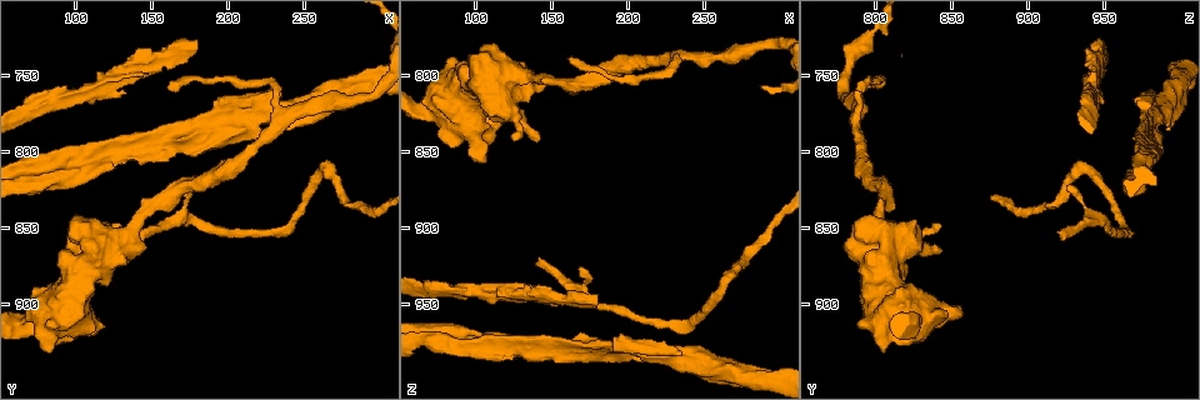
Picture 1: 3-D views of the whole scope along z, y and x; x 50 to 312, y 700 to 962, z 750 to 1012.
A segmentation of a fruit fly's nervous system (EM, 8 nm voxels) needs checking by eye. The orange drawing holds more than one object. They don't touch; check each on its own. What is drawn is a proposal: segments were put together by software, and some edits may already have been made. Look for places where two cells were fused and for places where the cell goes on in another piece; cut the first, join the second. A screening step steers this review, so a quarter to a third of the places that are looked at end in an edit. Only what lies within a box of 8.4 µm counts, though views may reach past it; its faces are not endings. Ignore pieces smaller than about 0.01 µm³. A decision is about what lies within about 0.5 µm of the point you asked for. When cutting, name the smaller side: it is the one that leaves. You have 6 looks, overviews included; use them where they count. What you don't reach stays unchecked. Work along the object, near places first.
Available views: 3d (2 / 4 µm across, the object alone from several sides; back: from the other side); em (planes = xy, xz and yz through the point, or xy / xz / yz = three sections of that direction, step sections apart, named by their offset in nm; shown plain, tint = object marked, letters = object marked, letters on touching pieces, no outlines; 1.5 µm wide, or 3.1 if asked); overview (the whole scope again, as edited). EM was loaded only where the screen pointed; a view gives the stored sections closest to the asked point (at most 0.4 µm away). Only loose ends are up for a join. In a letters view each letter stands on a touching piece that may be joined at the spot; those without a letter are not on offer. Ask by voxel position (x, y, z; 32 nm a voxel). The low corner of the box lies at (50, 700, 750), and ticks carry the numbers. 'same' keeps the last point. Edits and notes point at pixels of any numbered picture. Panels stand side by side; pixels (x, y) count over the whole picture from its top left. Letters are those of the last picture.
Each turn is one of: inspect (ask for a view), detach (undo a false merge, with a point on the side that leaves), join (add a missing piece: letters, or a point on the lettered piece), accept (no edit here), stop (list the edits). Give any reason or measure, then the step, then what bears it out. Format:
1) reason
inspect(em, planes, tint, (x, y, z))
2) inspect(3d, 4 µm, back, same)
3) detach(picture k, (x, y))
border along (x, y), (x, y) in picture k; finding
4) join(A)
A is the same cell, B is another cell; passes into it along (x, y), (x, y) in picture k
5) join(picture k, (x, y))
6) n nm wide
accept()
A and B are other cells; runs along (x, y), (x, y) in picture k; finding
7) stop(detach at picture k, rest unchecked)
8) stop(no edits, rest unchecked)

free end
inspect(em, planes, plain, (178, 726, 948))

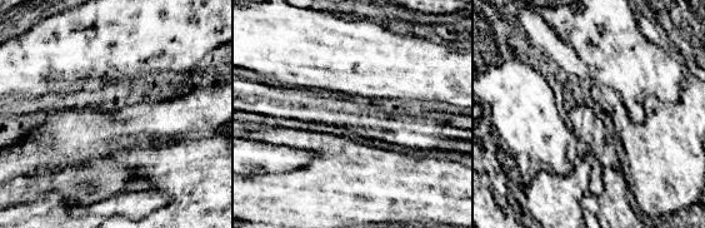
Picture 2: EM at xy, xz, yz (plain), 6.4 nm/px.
inspect(em, planes, letters, same)

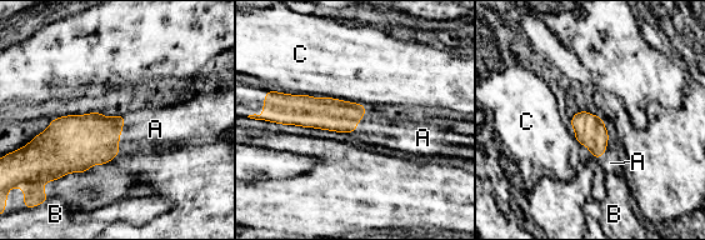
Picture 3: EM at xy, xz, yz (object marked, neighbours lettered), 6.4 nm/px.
200 nm wide
join(A)
A is the same cell, B and C are other cells; passes into it along (80, 141), (119, 139), (155, 129) in picture 3; the cell continues

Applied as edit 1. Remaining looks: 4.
inspect(overview)

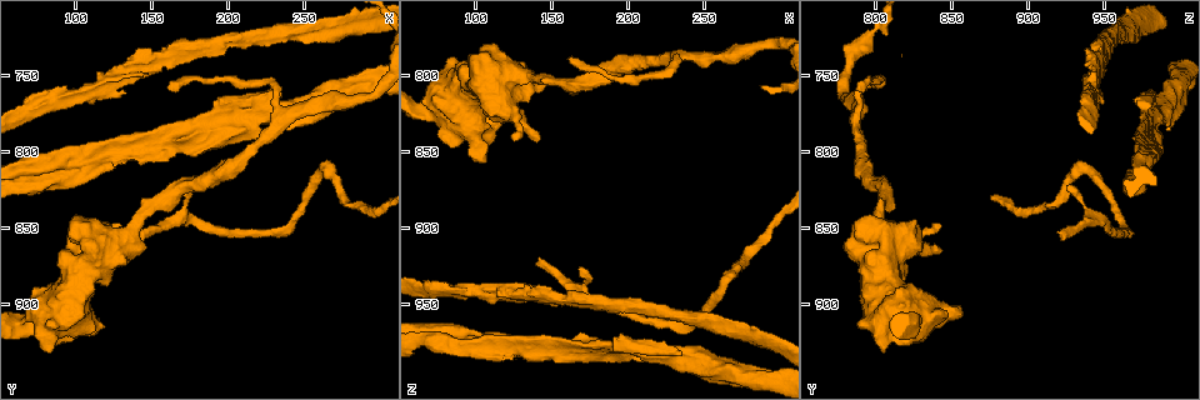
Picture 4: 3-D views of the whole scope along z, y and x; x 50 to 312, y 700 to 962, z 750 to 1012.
thin end
inspect(3d, 4 µm, (140, 856, 922))

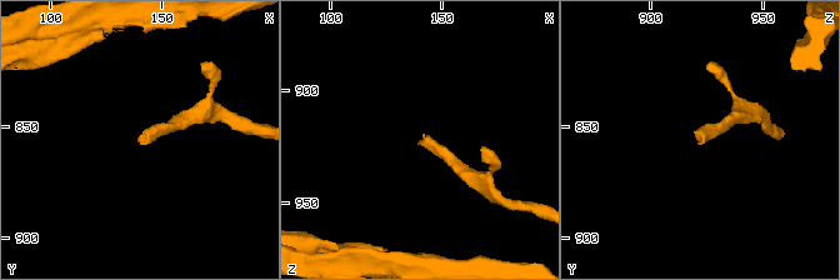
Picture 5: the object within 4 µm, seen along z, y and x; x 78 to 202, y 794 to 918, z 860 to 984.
need the tissue
inspect(em, xz, step 4, tint, (139, 856, 923))

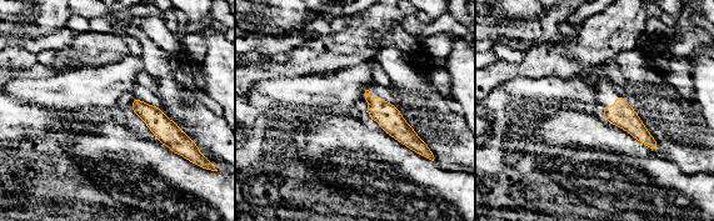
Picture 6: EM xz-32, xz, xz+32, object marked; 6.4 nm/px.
inspect(em, yz, step 4, letters, same)

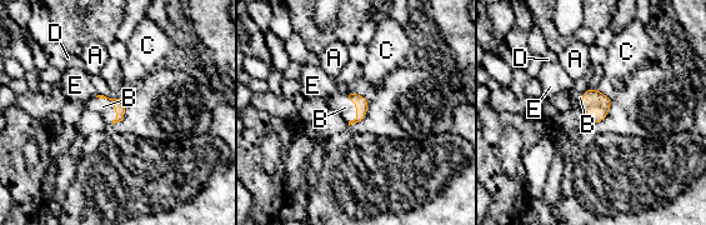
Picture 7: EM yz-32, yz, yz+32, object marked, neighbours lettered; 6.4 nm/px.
join(B)
B is the same cell, A, C, D and E are other cells; passes into it along (120, 105), (113, 105), (103, 106) in picture 7; it goes on there

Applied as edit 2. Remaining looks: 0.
stop(join at picture 3, join at picture 7, rest unchecked)

